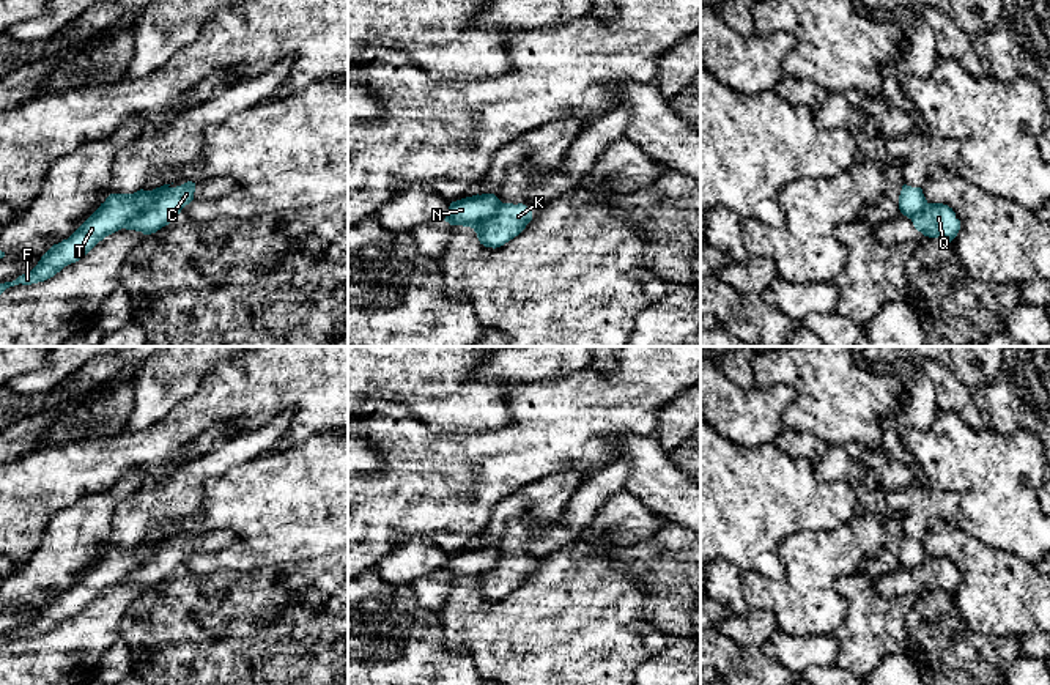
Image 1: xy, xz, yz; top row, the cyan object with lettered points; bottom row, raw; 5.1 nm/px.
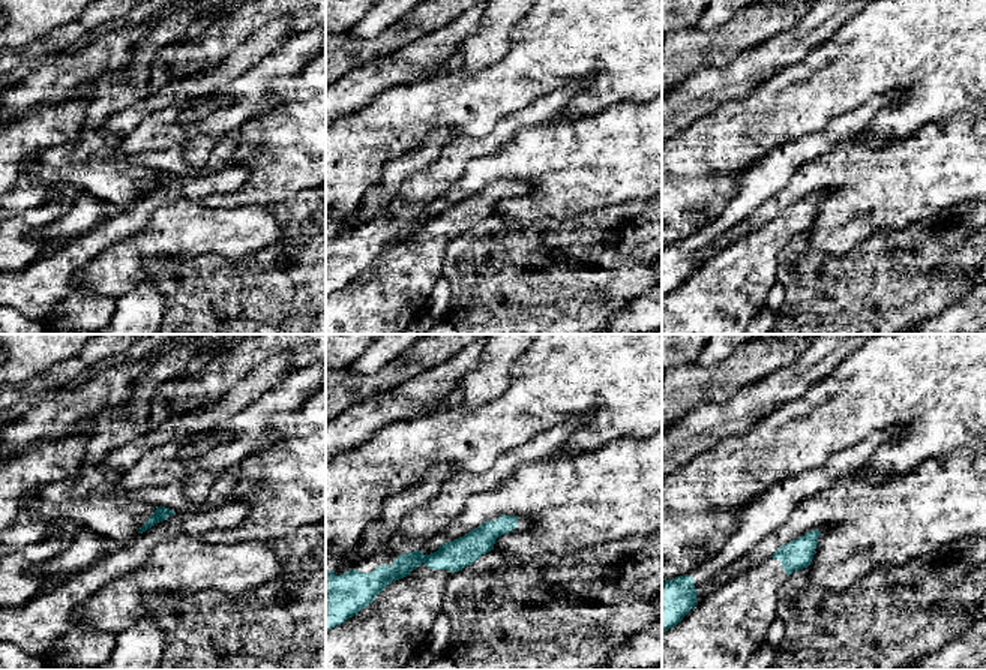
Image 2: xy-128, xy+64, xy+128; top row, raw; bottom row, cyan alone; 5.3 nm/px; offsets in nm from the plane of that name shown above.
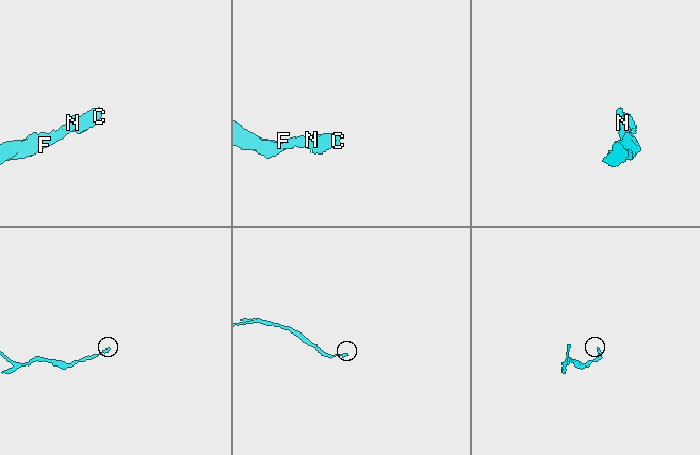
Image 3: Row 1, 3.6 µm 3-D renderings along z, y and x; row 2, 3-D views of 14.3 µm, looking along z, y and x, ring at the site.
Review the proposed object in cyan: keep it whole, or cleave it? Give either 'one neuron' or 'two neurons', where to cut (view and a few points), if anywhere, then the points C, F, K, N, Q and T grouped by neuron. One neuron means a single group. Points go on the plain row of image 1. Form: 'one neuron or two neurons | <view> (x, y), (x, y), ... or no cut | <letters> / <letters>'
two neurons | xy (169, 540), (122, 580) | C K Q / F N T

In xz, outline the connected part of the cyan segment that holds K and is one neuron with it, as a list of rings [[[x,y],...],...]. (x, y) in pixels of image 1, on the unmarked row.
[[[502,556],[494,567],[486,568],[471,581],[485,600],[501,600],[518,589],[532,573],[532,564],[523,557]]]

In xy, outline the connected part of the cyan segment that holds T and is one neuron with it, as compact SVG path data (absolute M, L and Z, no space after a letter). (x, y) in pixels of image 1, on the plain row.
M170 537L134 546L110 546L104 556L68 591L54 597L38 617L13 635L0 636L0 647L14 638L44 635L65 619L83 611L105 589L121 583L137 565L161 551Z

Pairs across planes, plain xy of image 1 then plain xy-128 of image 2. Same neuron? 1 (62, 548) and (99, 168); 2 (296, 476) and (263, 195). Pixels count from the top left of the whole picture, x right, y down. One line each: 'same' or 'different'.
1: different
2: same

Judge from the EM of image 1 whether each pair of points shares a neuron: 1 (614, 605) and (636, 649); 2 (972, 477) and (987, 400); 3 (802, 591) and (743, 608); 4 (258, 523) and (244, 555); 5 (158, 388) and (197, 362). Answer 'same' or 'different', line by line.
1: same
2: different
3: different
4: same
5: same

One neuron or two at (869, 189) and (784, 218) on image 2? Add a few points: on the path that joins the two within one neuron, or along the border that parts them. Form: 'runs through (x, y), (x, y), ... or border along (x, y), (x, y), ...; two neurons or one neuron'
border along (817, 192), (820, 200), (815, 218), (806, 233); two neurons

